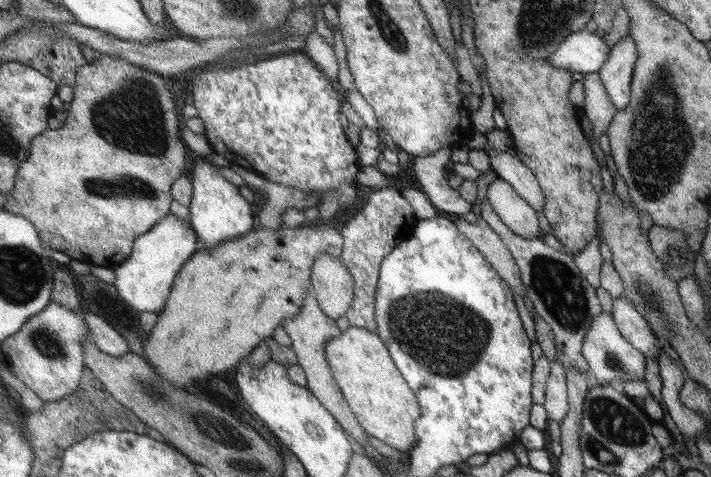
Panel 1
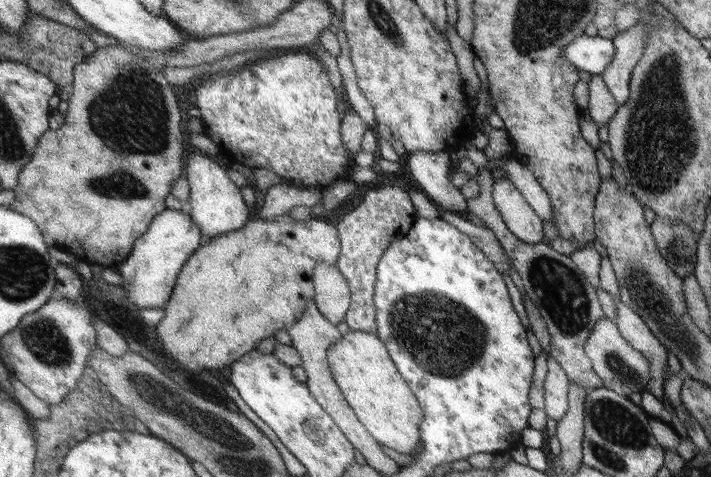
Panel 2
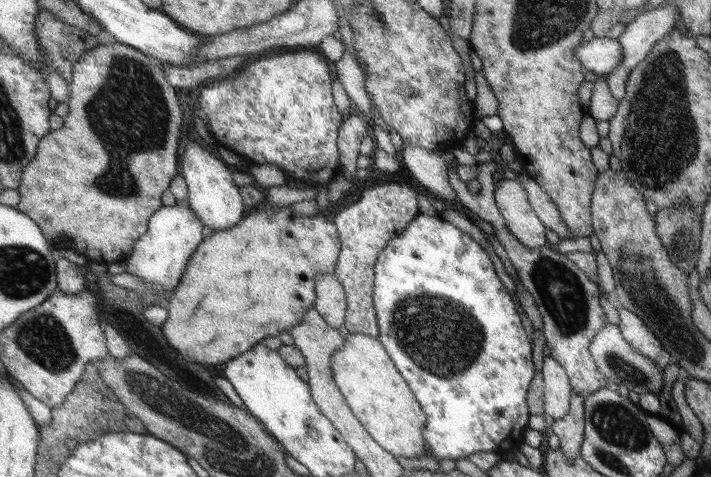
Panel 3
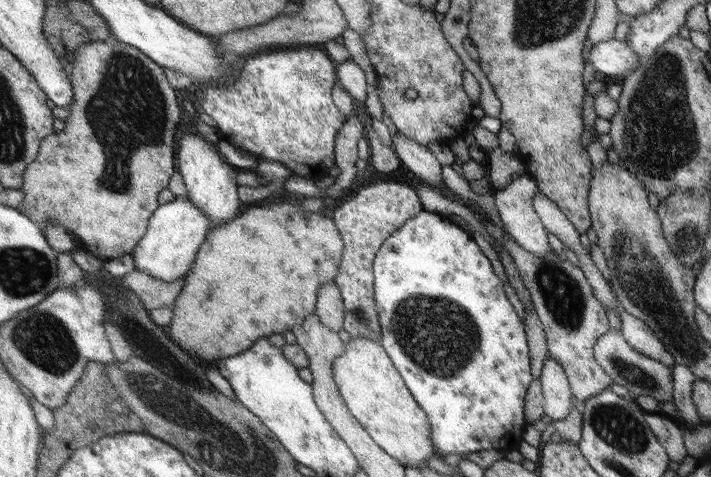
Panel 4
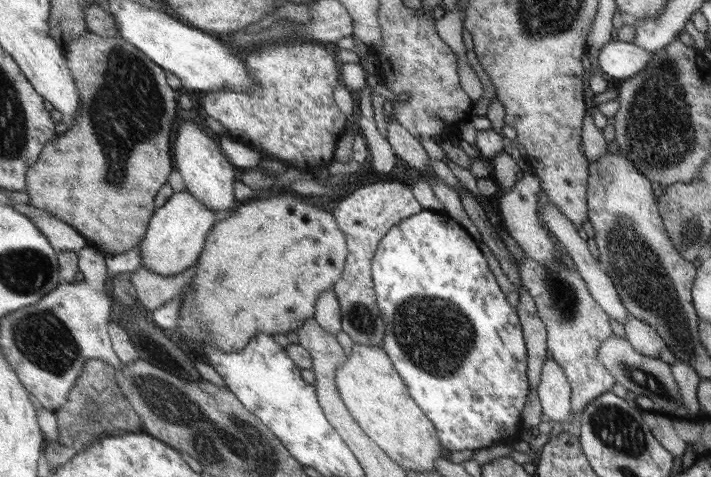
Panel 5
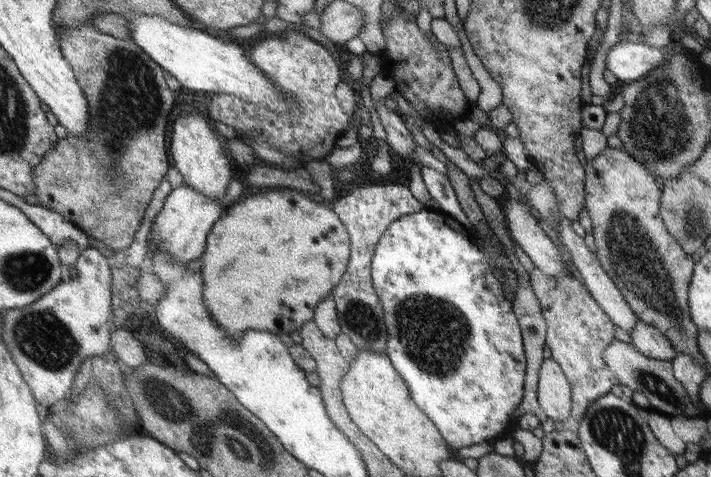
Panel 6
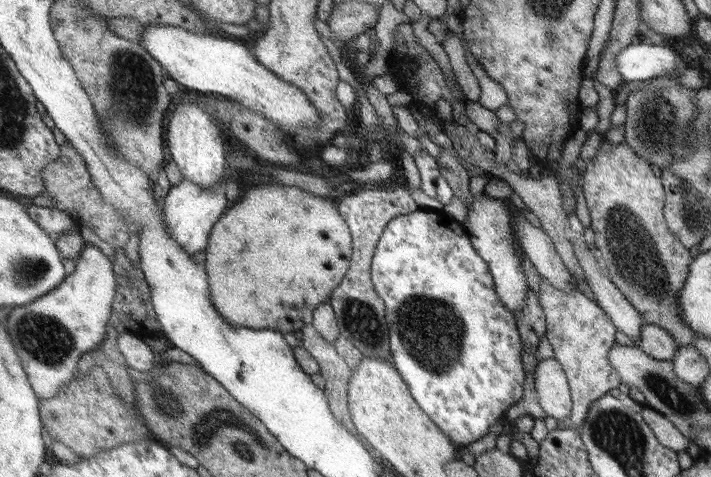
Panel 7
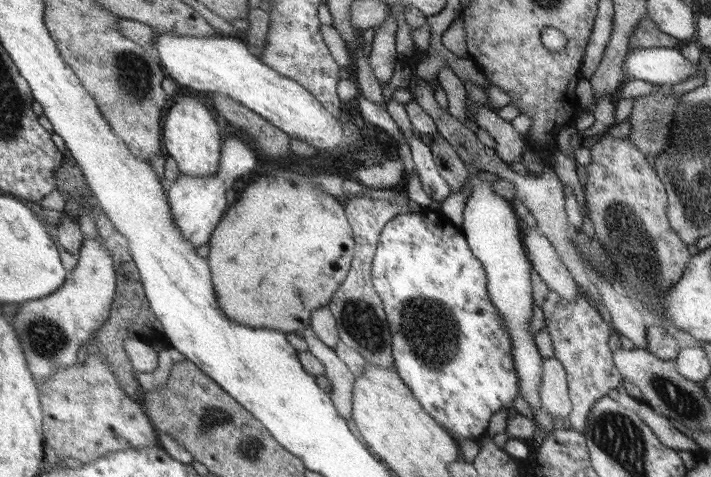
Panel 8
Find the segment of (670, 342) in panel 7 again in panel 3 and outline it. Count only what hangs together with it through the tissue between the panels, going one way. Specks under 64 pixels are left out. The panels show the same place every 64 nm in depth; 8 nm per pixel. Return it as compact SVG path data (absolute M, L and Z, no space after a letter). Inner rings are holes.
M617 306L619 314L618 328L630 347L643 356L650 358L659 370L663 370L672 360L670 354L661 346L654 334L631 312Z

